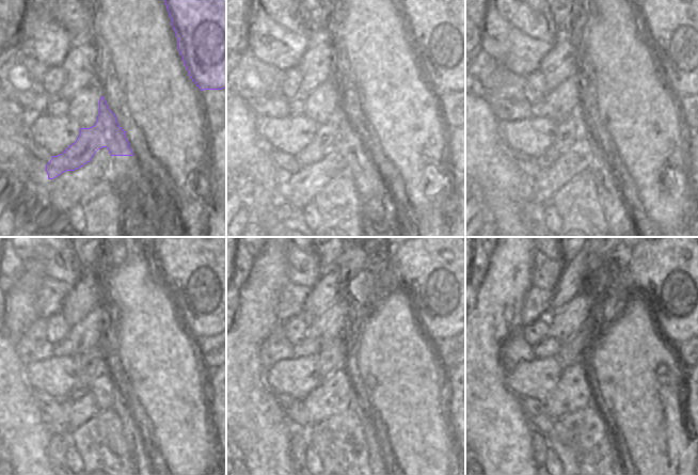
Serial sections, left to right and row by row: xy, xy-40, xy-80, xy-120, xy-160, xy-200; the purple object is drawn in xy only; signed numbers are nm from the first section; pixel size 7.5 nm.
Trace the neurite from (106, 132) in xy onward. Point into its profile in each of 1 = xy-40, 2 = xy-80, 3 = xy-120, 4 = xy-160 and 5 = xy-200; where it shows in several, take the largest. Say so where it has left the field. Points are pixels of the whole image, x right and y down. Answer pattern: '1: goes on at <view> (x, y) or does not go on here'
1: goes on at xy-40 (339, 126)
2: goes on at xy-80 (577, 126)
3: goes on at xy-120 (91, 364)
4: goes on at xy-160 (331, 357)
5: goes on at xy-200 (572, 350)

